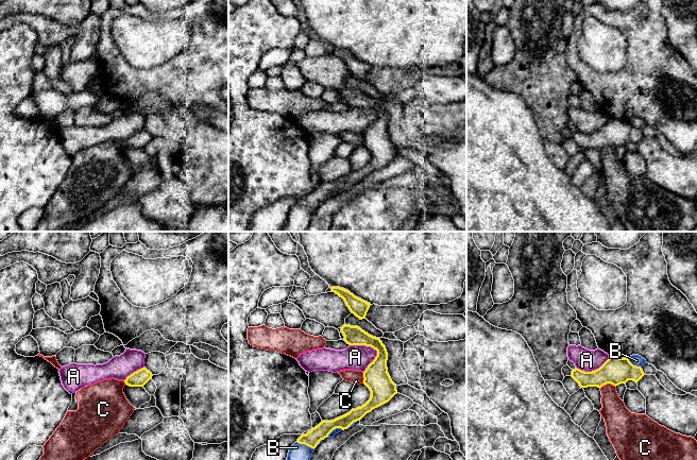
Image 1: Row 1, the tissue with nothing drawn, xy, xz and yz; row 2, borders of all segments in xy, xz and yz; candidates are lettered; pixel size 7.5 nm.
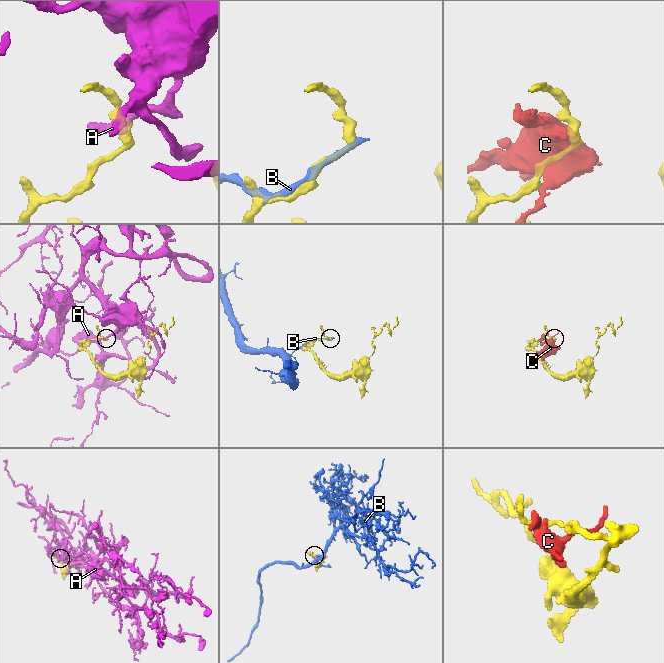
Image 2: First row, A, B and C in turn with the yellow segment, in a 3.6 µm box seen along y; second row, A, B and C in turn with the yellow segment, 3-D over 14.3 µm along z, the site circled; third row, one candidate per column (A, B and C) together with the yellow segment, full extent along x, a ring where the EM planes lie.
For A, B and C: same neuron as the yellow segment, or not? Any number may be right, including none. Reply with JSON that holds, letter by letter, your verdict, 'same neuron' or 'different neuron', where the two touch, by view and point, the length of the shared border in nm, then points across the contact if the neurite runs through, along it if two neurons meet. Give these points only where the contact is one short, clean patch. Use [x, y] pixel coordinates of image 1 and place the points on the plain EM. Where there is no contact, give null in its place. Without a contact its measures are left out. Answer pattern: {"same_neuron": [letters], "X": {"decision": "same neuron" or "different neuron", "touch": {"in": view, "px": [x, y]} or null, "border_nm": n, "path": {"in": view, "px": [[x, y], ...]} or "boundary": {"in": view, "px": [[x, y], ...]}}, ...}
{"same_neuron": [], "A": {"decision": "different neuron", "touch": {"in": "xz", "px": [374, 111]}, "border_nm": 240, "boundary": {"in": "xz", "px": [[350, 106], [370, 107], [376, 113], [375, 120], [363, 134]]}}, "B": {"decision": "different neuron", "touch": {"in": "xz", "px": [305, 206]}, "border_nm": 150}, "C": {"decision": "different neuron", "touch": {"in": "yz", "px": [608, 145]}, "border_nm": 120, "boundary": {"in": "yz", "px": [[615, 148], [605, 146], [600, 150]]}}}

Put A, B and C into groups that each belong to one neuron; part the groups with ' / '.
A / B / C

